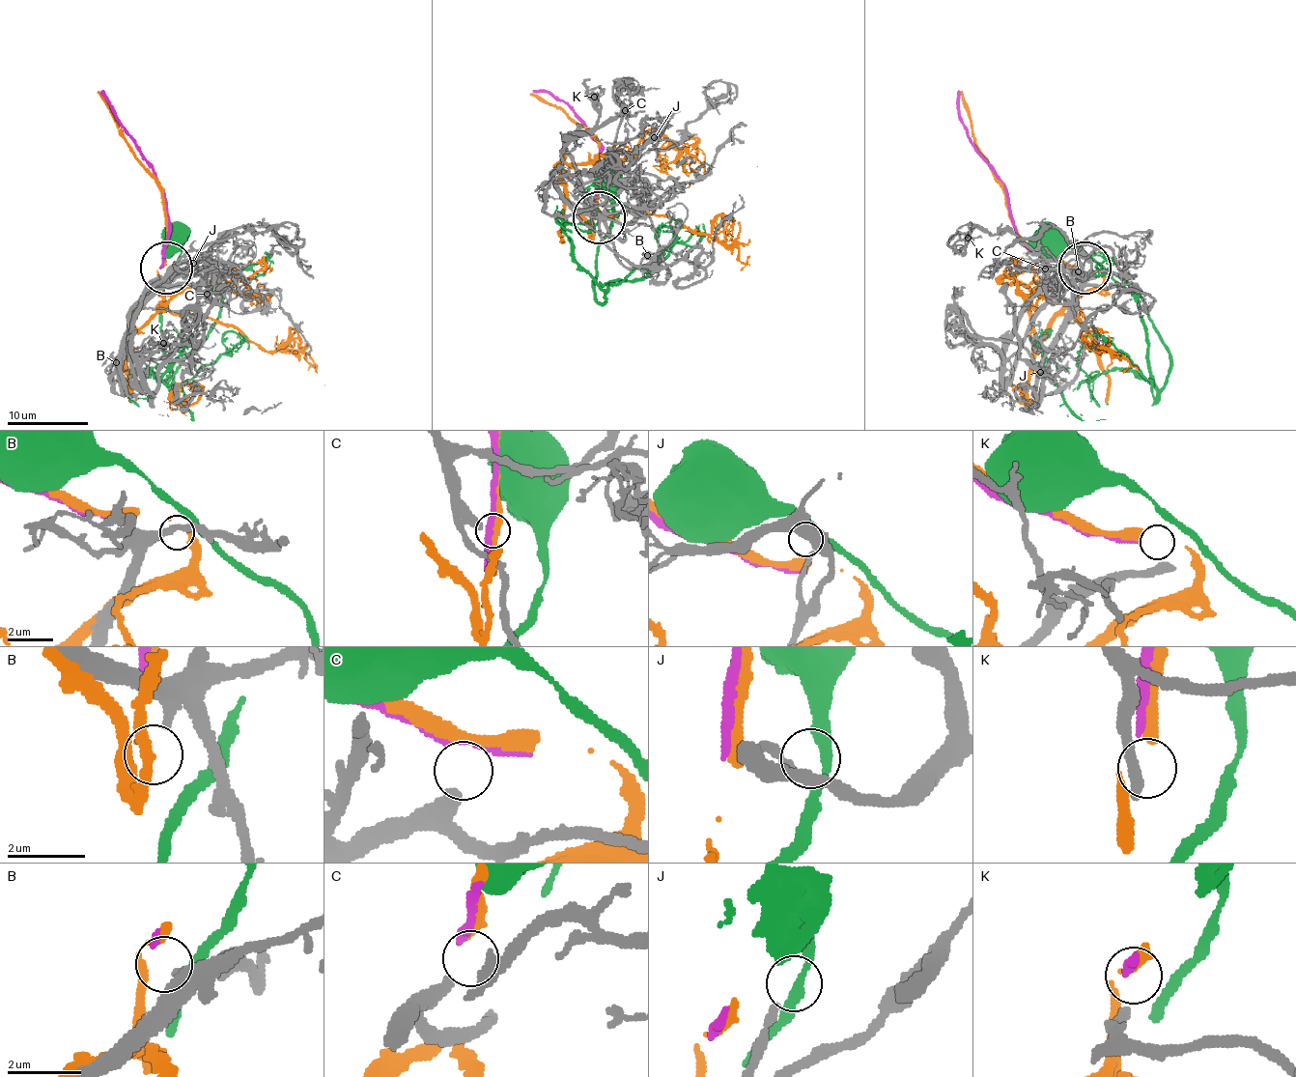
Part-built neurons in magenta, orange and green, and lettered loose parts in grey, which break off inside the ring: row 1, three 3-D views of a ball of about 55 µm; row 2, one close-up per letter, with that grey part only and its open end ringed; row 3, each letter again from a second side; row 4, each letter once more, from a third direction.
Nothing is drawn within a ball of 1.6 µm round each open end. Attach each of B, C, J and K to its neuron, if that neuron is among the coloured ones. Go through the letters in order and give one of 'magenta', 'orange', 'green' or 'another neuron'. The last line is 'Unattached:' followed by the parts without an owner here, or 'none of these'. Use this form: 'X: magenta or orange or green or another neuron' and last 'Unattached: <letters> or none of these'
B: another neuron
C: another neuron
J: another neuron
K: another neuron
Unattached: B, C, J, K

